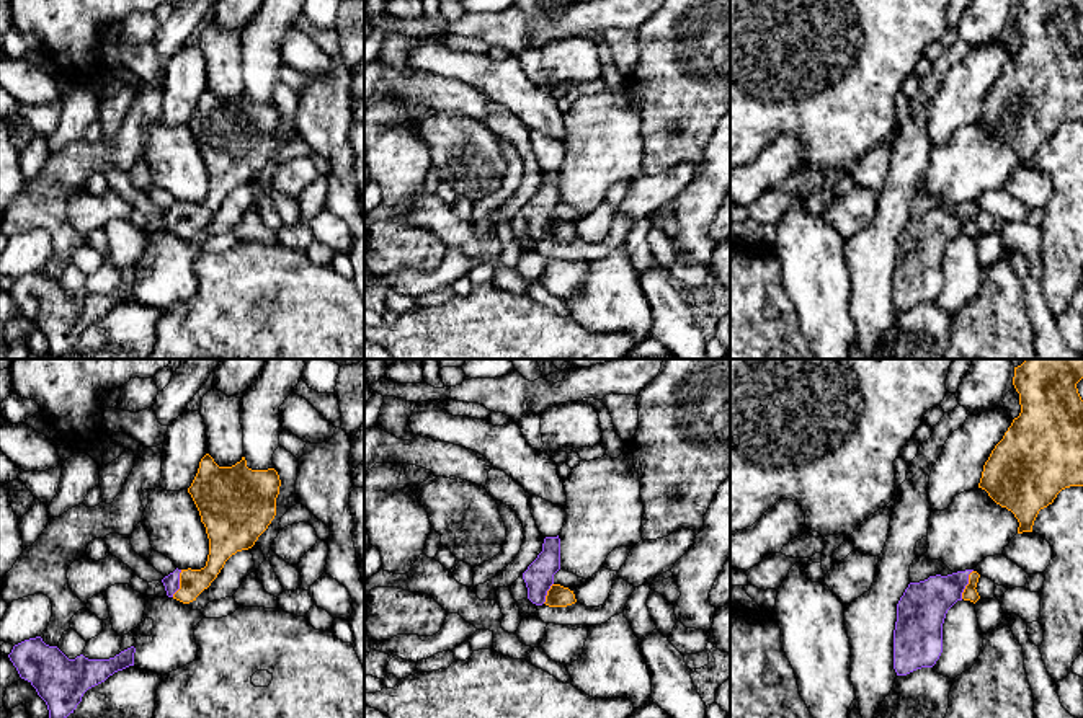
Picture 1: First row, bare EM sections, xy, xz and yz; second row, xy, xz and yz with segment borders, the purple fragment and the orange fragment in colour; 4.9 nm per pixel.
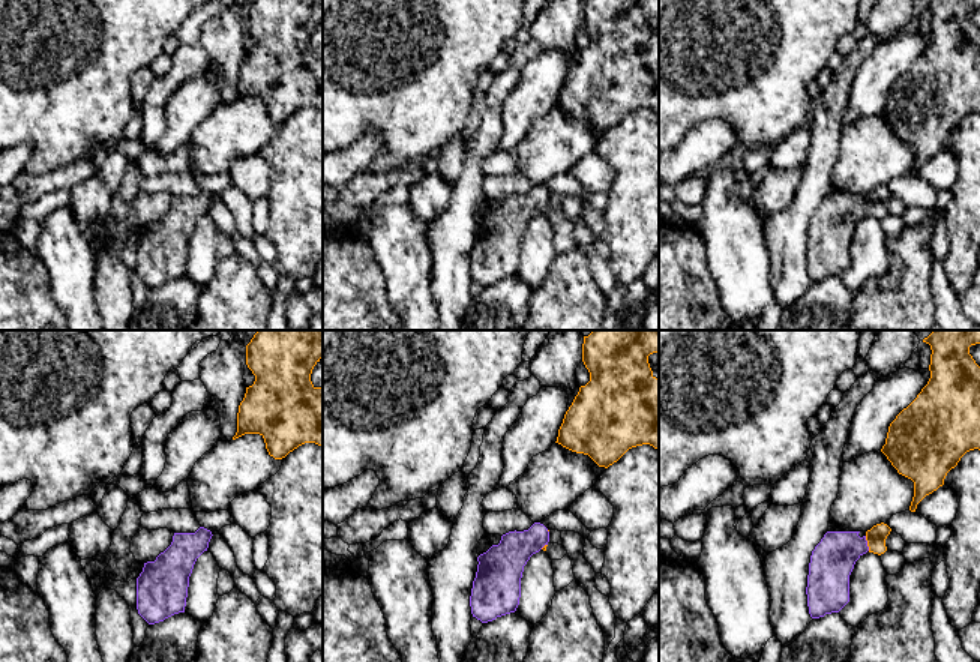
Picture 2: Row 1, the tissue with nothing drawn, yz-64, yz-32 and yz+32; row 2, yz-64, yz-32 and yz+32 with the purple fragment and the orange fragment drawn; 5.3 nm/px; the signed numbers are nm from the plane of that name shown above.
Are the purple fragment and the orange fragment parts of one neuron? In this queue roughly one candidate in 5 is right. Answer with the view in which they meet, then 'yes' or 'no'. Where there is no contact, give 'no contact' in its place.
meets purple in yz; yes

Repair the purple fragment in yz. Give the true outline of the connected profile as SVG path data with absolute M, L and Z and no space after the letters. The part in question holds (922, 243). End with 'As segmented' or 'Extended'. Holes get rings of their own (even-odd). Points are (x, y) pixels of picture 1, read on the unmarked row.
M974 204L947 211L929 211L910 217L897 238L894 264L894 304L907 310L921 302L933 302L943 287L943 258L957 235L977 237L980 209Z. Extended

